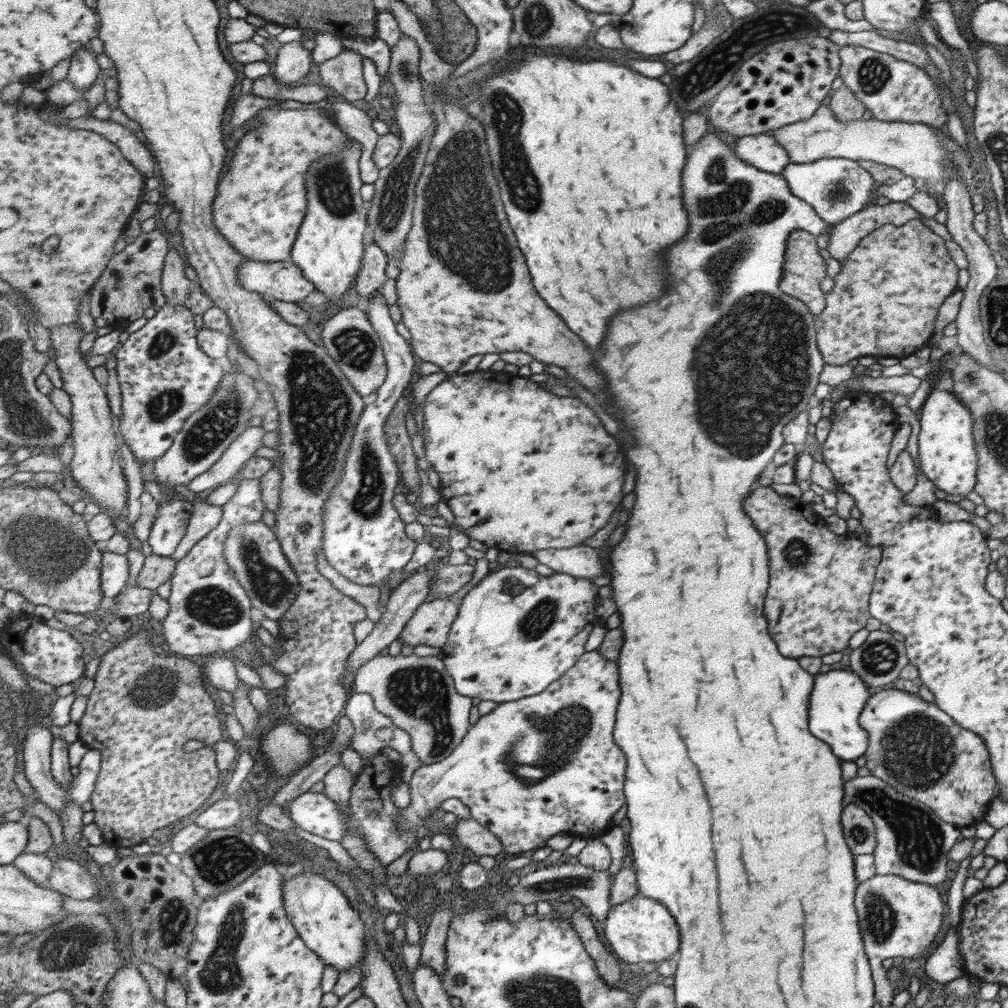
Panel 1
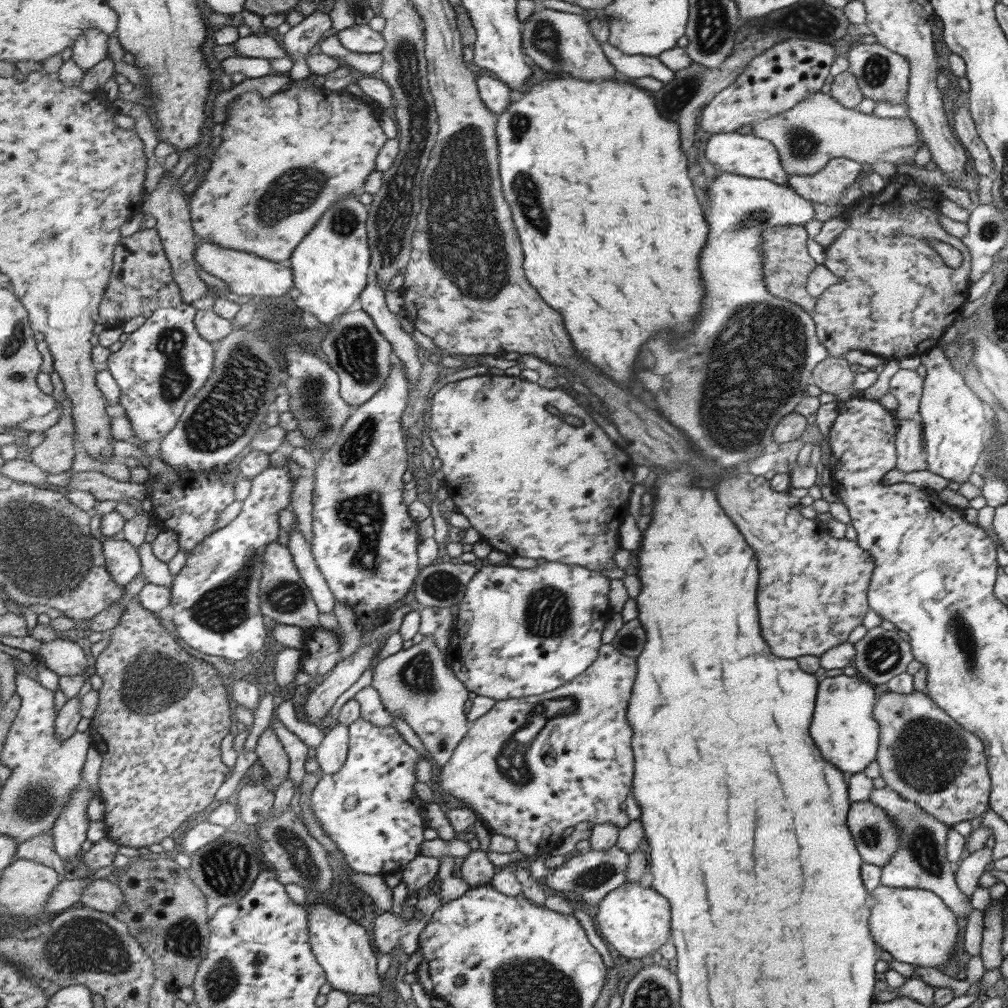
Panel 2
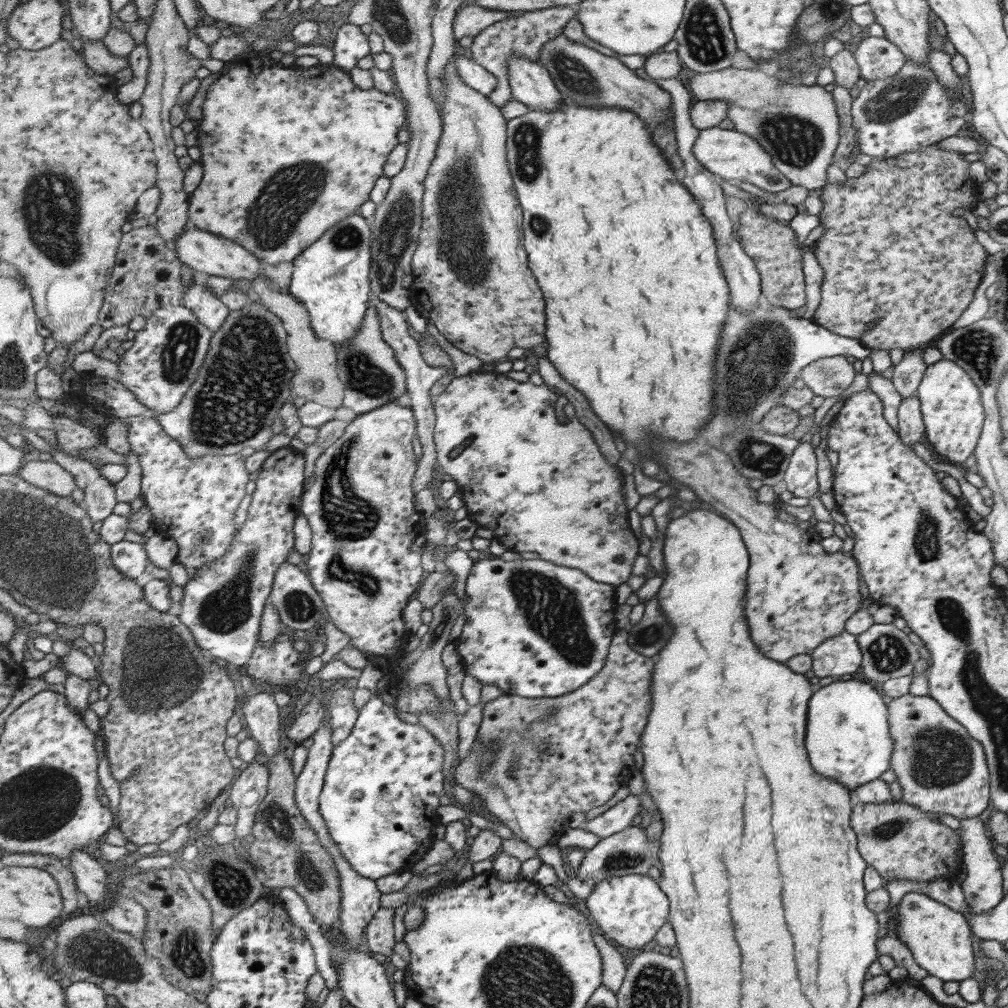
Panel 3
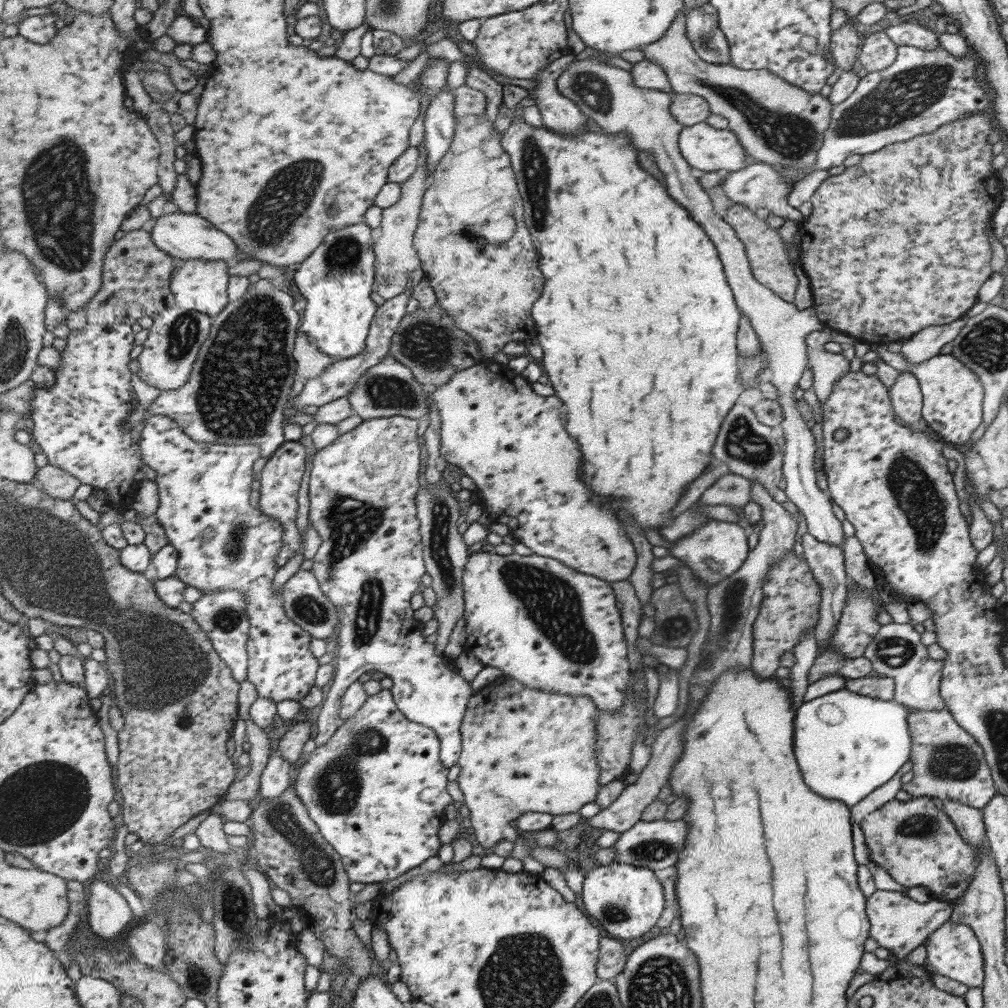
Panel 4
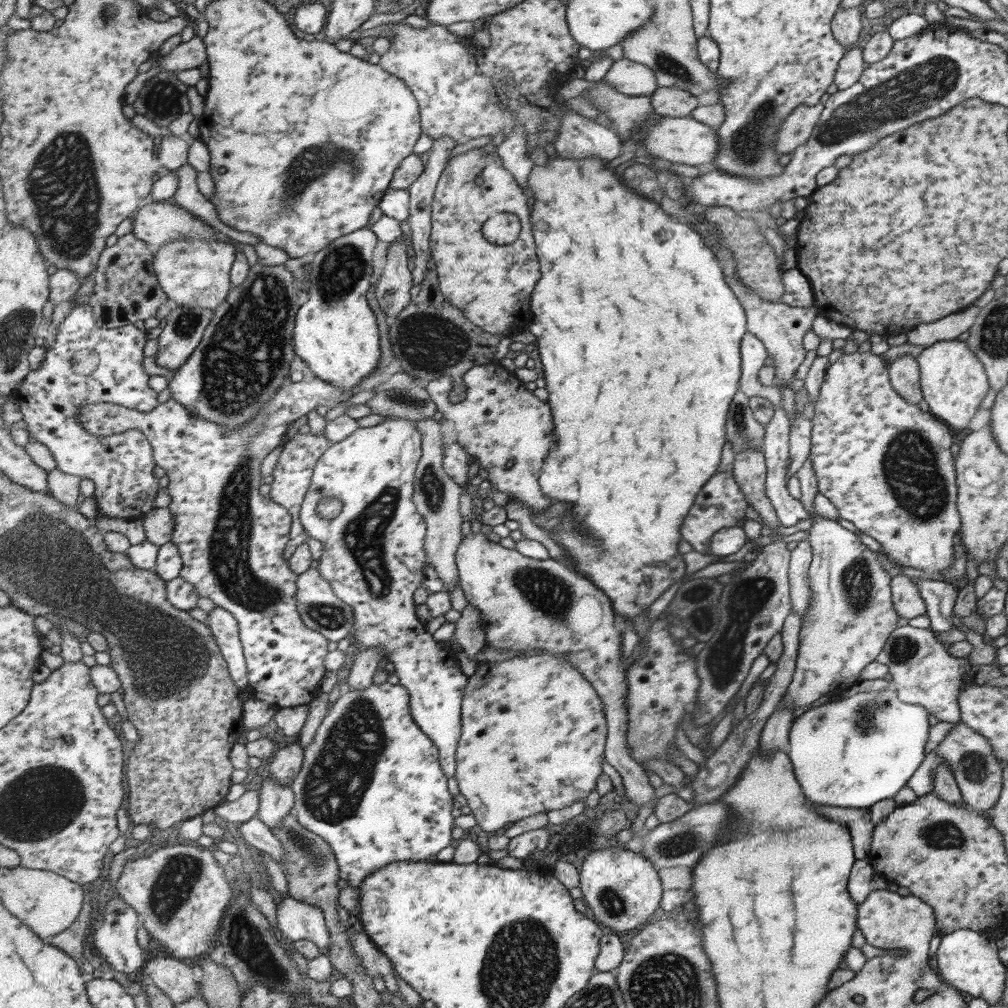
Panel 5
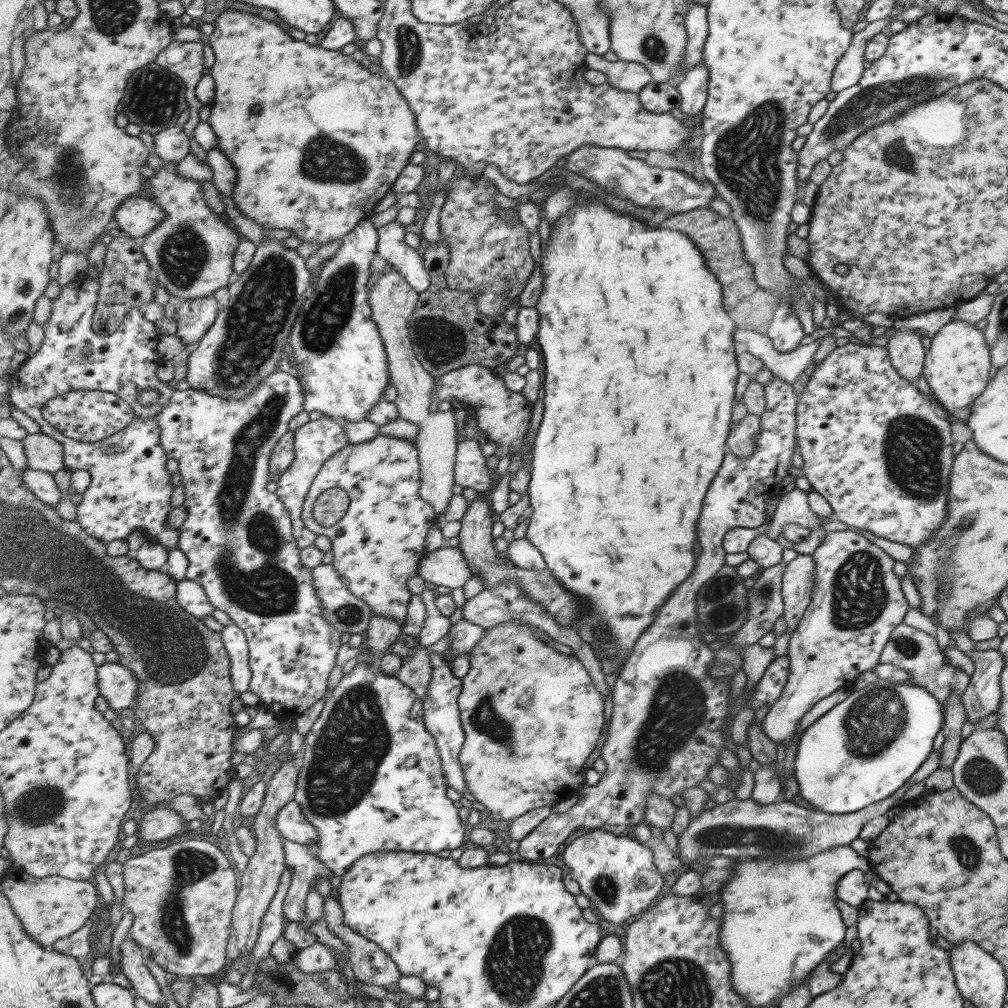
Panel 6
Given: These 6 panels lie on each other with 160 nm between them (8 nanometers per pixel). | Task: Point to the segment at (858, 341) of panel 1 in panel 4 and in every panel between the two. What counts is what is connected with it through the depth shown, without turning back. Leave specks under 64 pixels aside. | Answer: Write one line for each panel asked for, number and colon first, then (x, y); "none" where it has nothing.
2: (892, 296)
3: (891, 252)
4: (867, 246)

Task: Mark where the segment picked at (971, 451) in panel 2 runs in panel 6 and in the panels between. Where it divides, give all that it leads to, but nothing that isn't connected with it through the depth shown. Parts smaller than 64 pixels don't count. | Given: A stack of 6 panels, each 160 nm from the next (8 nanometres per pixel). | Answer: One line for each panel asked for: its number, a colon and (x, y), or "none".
3: (952, 413)
4: (952, 395)
5: (952, 381)
6: (956, 367)

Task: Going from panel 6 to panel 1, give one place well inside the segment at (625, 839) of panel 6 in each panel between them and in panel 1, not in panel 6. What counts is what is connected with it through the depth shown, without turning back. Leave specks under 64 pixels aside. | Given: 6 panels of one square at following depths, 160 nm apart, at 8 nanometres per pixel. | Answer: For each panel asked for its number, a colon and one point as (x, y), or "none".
1: (641, 930)
2: (636, 920)
3: (631, 910)
4: (627, 900)
5: (623, 889)

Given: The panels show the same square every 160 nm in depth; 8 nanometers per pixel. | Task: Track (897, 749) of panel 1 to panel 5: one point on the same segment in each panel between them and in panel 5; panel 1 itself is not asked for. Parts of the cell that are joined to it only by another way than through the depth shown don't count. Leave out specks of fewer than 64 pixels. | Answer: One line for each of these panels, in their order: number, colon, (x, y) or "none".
2: (923, 755)
3: (940, 769)
4: (947, 762)
5: (977, 773)

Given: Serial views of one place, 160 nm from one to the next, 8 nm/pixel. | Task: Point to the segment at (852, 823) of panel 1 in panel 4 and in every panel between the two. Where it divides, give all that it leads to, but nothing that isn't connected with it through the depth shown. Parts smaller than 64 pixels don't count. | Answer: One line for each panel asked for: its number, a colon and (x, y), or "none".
2: (875, 837)
3: (899, 841)
4: (916, 844)

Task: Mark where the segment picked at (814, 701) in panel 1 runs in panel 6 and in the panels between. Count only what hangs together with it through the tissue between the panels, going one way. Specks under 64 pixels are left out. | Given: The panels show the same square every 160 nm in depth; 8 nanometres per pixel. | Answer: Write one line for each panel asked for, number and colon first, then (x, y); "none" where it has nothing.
2: (843, 727)
3: (847, 738)
4: (846, 744)
5: (850, 753)
6: (860, 752)

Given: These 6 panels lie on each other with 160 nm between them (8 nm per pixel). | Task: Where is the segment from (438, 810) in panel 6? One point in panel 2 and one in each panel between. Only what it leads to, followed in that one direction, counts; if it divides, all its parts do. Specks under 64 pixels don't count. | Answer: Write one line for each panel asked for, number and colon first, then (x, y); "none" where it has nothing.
2: (371, 808)
3: (382, 791)
4: (377, 790)
5: (372, 785)

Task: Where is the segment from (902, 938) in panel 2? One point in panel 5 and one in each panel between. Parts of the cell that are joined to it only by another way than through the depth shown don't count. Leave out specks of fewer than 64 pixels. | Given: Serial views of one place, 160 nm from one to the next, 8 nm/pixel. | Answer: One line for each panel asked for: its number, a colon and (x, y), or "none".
3: (939, 939)
4: (952, 950)
5: (967, 960)

